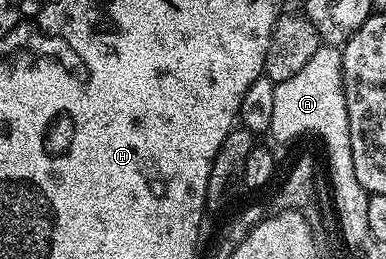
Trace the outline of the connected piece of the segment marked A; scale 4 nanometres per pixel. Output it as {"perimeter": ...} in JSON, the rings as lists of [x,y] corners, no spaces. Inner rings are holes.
{"perimeter":[[[319,53],[295,73],[288,81],[275,83],[276,98],[272,108],[272,125],[269,134],[274,135],[278,143],[286,143],[297,135],[319,135],[326,146],[325,158],[334,164],[334,177],[338,195],[335,197],[335,209],[339,211],[337,221],[345,232],[356,227],[348,239],[360,241],[362,233],[370,233],[368,229],[368,201],[370,192],[356,181],[356,165],[352,165],[352,141],[348,133],[348,109],[344,101],[344,85],[342,84],[342,56],[338,53],[325,55]]]}

